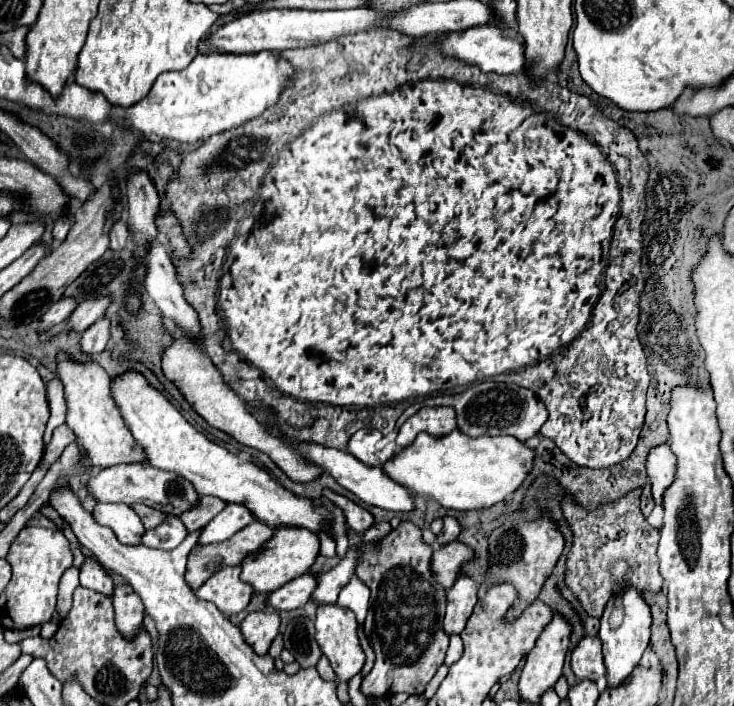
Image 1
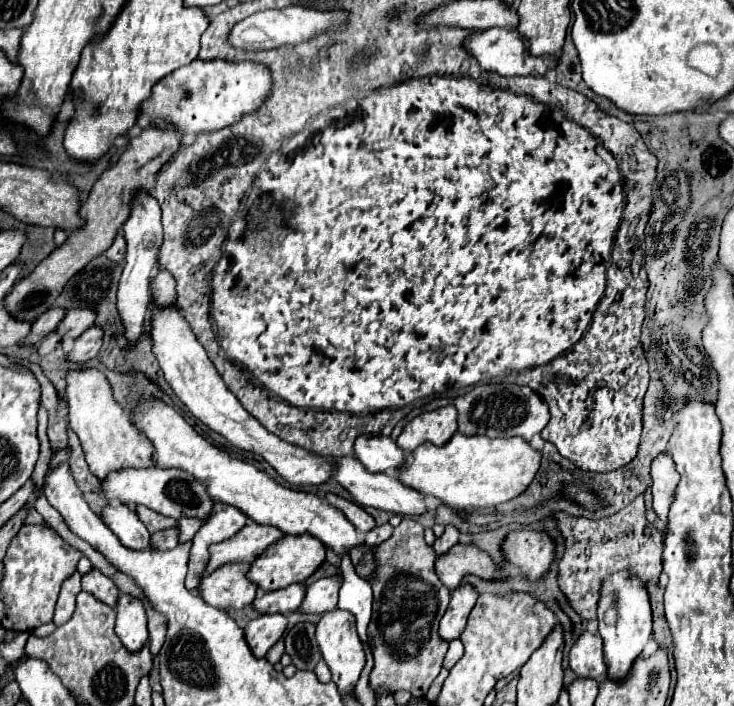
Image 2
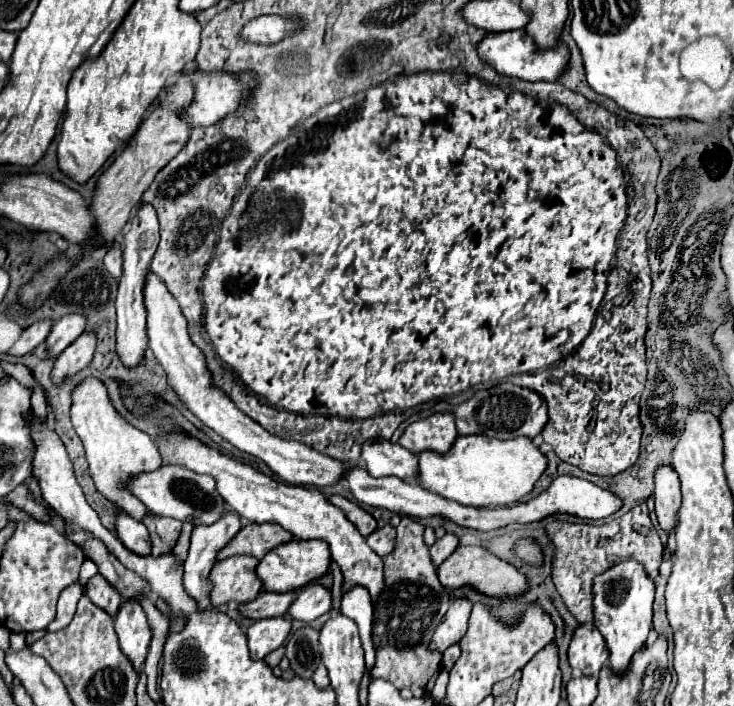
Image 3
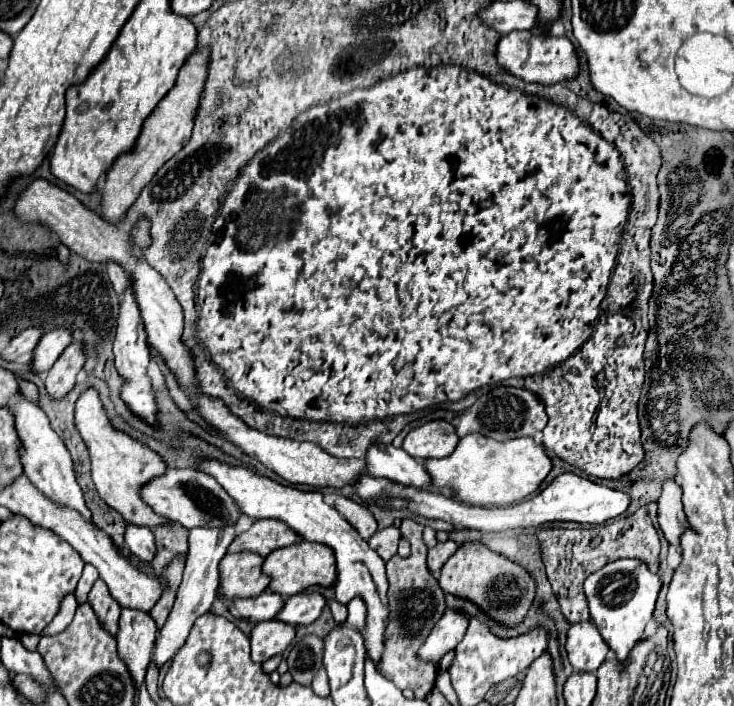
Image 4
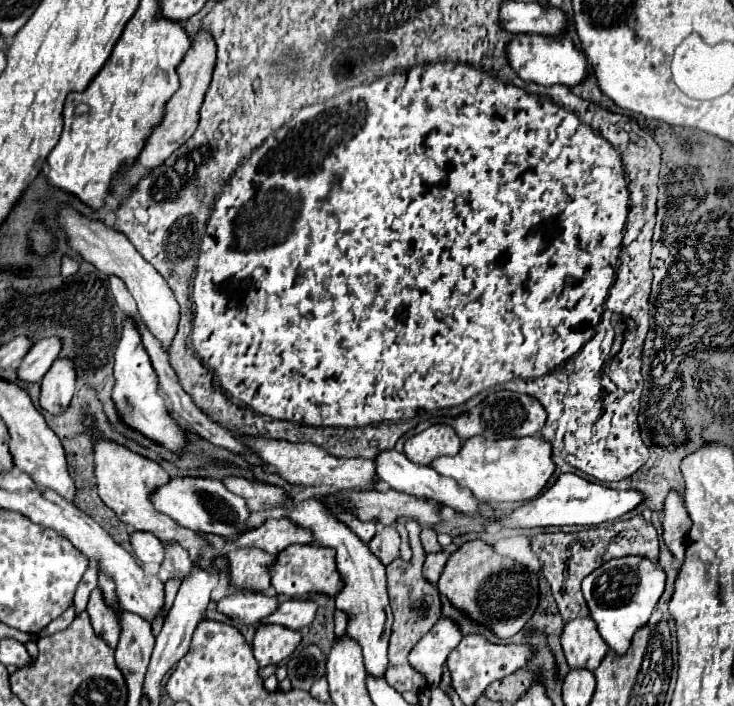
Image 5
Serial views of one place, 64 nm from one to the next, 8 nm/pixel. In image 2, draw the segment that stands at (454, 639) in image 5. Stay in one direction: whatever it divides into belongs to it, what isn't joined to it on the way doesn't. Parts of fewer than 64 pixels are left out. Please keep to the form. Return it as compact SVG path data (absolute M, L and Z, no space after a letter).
M460 586L452 592L452 600L448 606L446 616L440 620L440 628L438 628L438 636L446 642L456 640L468 622L468 614L476 604L476 590L472 586Z

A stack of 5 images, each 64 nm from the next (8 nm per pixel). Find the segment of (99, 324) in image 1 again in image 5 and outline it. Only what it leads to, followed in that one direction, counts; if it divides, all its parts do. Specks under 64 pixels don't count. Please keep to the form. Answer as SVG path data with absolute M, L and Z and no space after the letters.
M56 360L40 382L42 410L58 416L64 412L76 392L76 376L70 360Z

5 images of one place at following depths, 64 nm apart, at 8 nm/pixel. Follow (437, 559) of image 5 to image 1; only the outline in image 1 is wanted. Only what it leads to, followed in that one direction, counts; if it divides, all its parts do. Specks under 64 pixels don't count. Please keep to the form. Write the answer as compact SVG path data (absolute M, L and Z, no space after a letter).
M444 518L444 530L442 530L442 534L436 538L436 544L438 546L446 546L446 544L450 544L450 542L454 542L456 538L458 538L458 534L460 534L460 524L454 520L454 518Z

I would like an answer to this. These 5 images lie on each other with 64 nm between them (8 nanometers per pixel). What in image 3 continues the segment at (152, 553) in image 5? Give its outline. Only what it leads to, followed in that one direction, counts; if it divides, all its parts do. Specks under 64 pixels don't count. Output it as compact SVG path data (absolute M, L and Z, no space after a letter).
M118 512L116 518L116 530L118 530L118 538L120 542L132 550L138 556L150 556L150 534L146 530L146 526L138 520L132 520L128 514Z

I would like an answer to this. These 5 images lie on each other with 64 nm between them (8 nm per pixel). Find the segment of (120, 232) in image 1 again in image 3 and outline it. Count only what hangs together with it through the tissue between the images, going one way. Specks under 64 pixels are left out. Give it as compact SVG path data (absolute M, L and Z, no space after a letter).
M116 242L116 244L106 252L106 256L104 256L104 266L106 266L106 270L108 270L116 280L120 280L120 276L122 276L122 246L120 246L120 242Z

